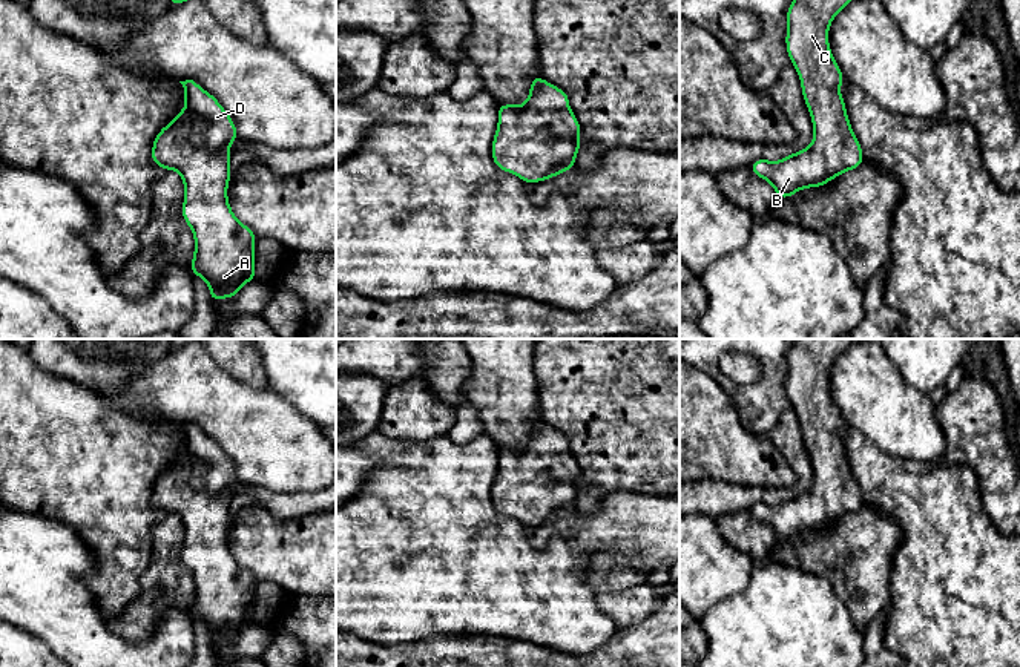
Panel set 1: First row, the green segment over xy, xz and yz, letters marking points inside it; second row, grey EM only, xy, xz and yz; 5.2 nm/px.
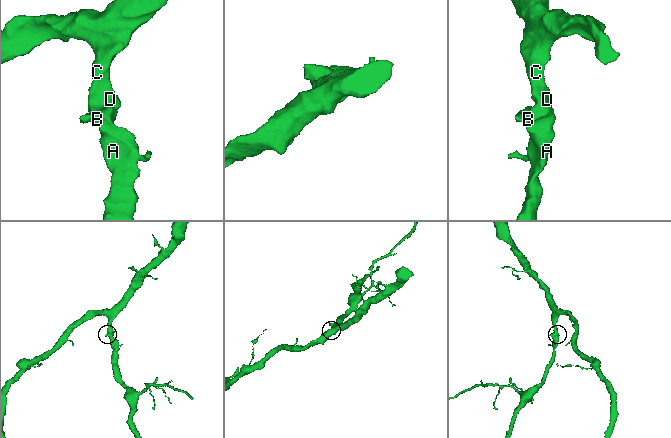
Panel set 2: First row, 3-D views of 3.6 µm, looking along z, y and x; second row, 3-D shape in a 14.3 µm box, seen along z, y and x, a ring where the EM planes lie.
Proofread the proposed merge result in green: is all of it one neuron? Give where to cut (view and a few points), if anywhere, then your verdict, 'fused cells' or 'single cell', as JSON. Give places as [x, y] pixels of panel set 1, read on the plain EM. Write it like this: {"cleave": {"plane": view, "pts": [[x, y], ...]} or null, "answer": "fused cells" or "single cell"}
{"cleave": null, "answer": "single cell"}

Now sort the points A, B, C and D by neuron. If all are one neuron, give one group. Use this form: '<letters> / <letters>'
A B C D

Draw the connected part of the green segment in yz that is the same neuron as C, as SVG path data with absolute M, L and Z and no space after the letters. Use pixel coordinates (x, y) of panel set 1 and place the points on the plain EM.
M796 339L787 354L787 397L801 422L814 471L813 486L781 504L756 503L750 514L768 524L778 541L821 531L864 506L839 429L847 425L828 389L834 359L856 339Z

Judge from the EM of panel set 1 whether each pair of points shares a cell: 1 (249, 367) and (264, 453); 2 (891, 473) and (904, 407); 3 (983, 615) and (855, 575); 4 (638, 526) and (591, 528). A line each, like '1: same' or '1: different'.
1: different
2: different
3: different
4: same

